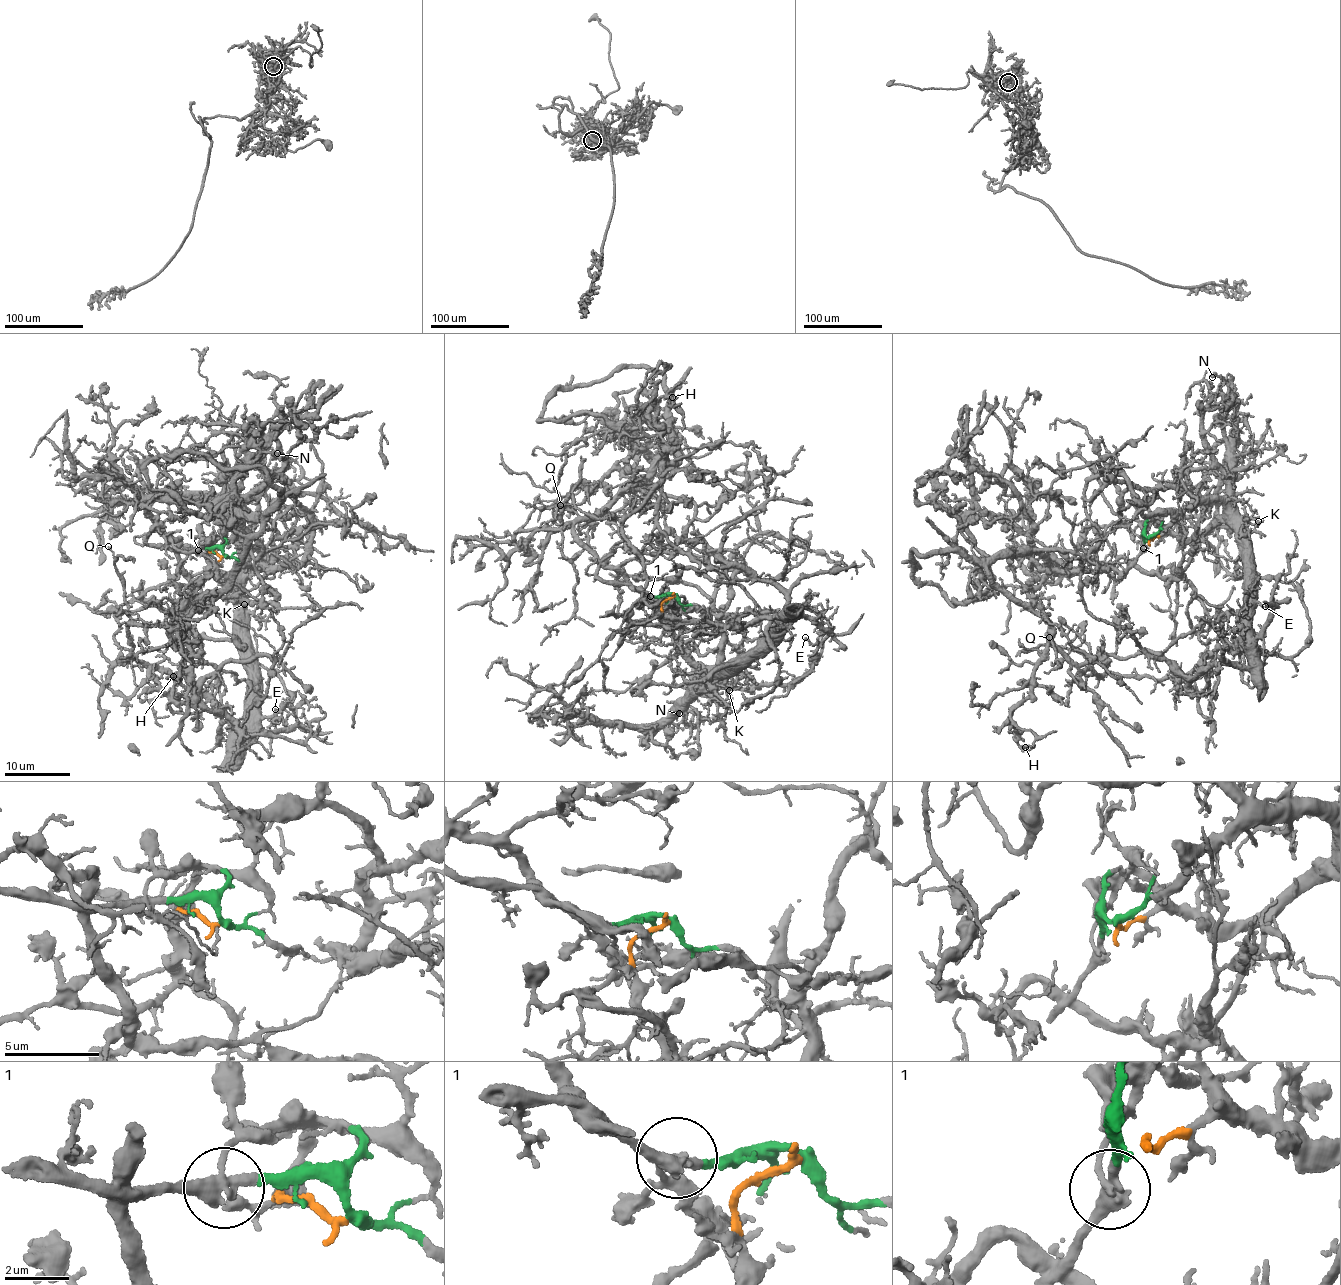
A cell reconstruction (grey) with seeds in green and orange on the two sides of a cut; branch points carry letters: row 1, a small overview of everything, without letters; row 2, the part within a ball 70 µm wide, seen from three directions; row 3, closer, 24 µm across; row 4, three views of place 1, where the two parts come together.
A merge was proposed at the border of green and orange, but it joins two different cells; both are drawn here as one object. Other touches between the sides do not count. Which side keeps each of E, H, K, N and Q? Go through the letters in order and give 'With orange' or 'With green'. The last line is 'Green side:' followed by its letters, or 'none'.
E: With orange
H: With green
K: With orange
N: With orange
Q: With green
Green side: H, Q

